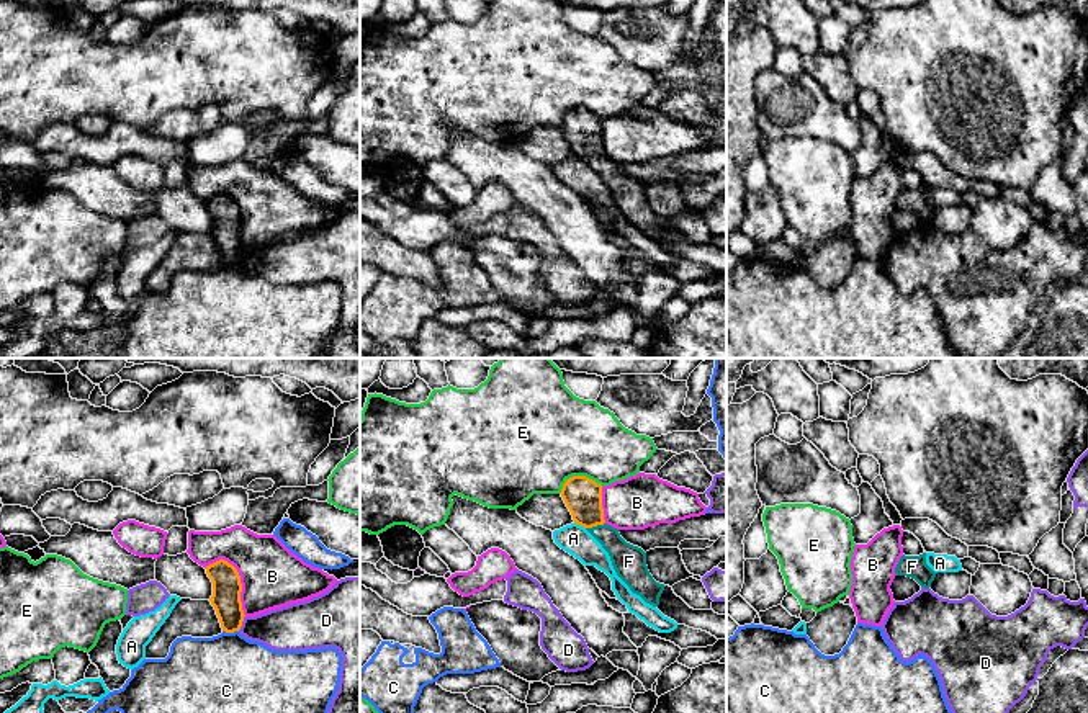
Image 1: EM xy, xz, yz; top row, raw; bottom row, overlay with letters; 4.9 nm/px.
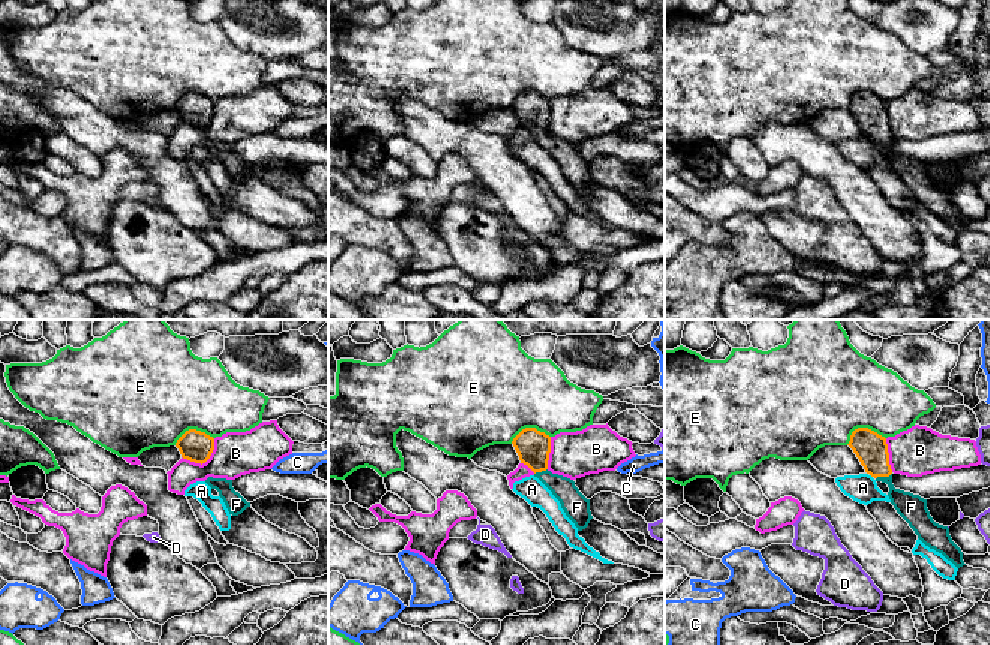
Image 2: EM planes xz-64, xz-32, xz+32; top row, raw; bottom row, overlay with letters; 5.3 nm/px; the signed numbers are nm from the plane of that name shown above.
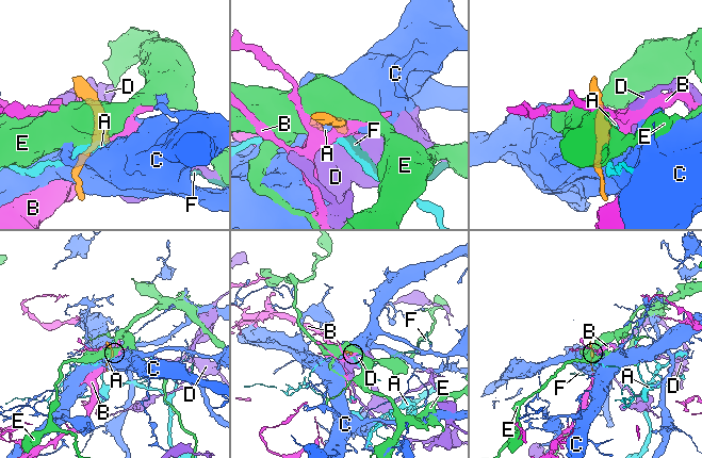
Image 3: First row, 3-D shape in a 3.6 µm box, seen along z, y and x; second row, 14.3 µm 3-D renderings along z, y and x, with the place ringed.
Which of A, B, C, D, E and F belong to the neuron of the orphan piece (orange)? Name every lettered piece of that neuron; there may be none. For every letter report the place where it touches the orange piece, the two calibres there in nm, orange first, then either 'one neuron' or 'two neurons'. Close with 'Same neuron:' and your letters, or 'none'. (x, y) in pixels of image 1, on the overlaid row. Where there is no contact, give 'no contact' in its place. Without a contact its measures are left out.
A: xz (579, 524) | 190/150 nm | two neurons
B: xy (239, 578) | 140/300 nm | two neurons
C: xy (231, 632) | 140/380 nm | two neurons
D: xy (241, 623) | 140/220 nm | two neurons
E: xz (578, 476) | 190/460 nm | two neurons
F: xz (594, 525) | 190/160 nm | one neuron
Same neuron: F

